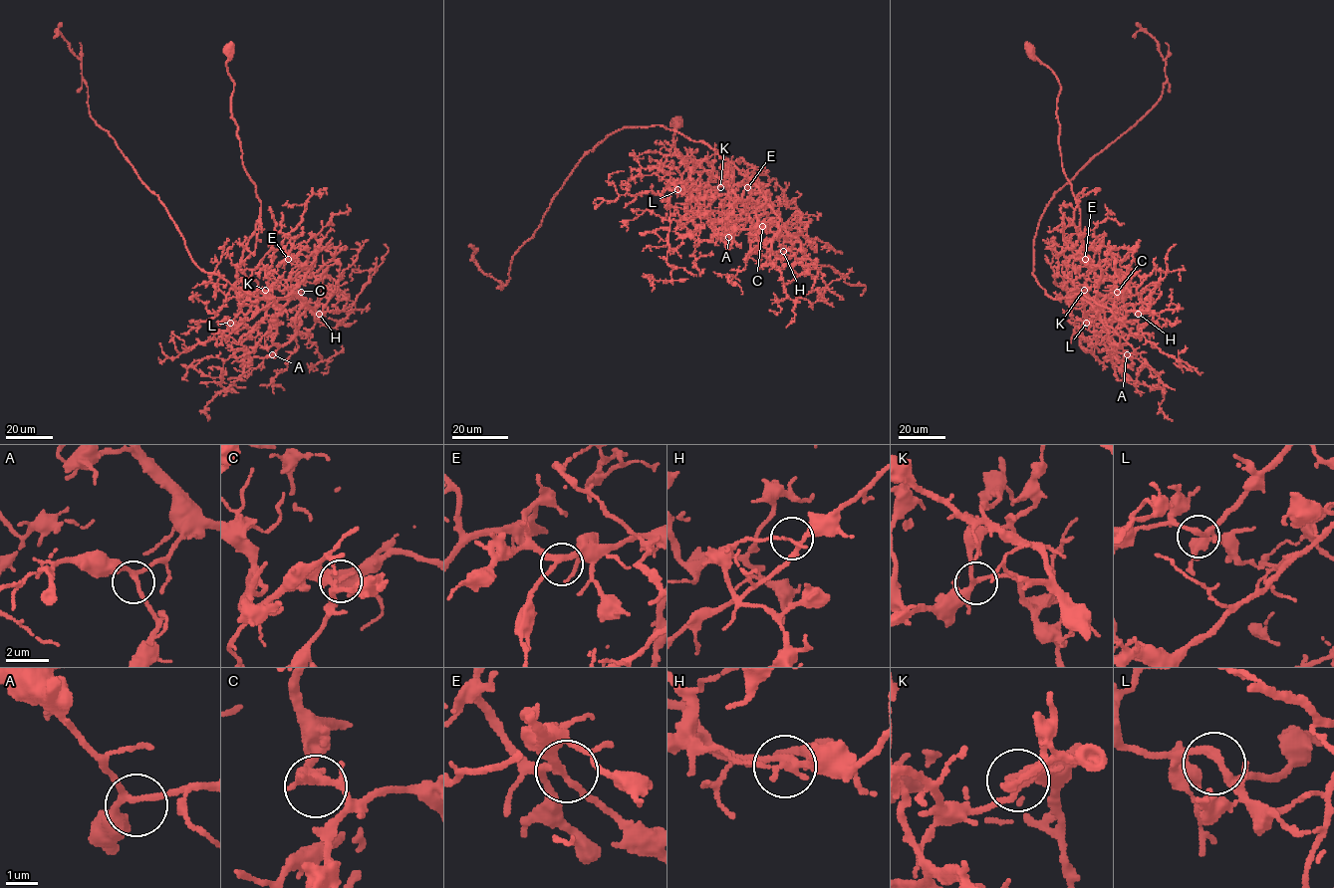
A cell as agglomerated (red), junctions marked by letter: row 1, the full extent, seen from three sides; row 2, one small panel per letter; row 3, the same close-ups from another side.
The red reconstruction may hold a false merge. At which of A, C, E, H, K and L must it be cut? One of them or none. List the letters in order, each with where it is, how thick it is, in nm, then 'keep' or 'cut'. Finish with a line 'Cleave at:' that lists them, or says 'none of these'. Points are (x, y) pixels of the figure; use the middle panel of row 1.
A: (728, 237) | 190 nm | keep
C: (762, 226) | 200 nm | keep
E: (747, 187) | 240 nm | keep
H: (783, 251) | 190 nm | cut
K: (720, 187) | 240 nm | keep
L: (677, 189) | 200 nm | keep
Cleave at: H

